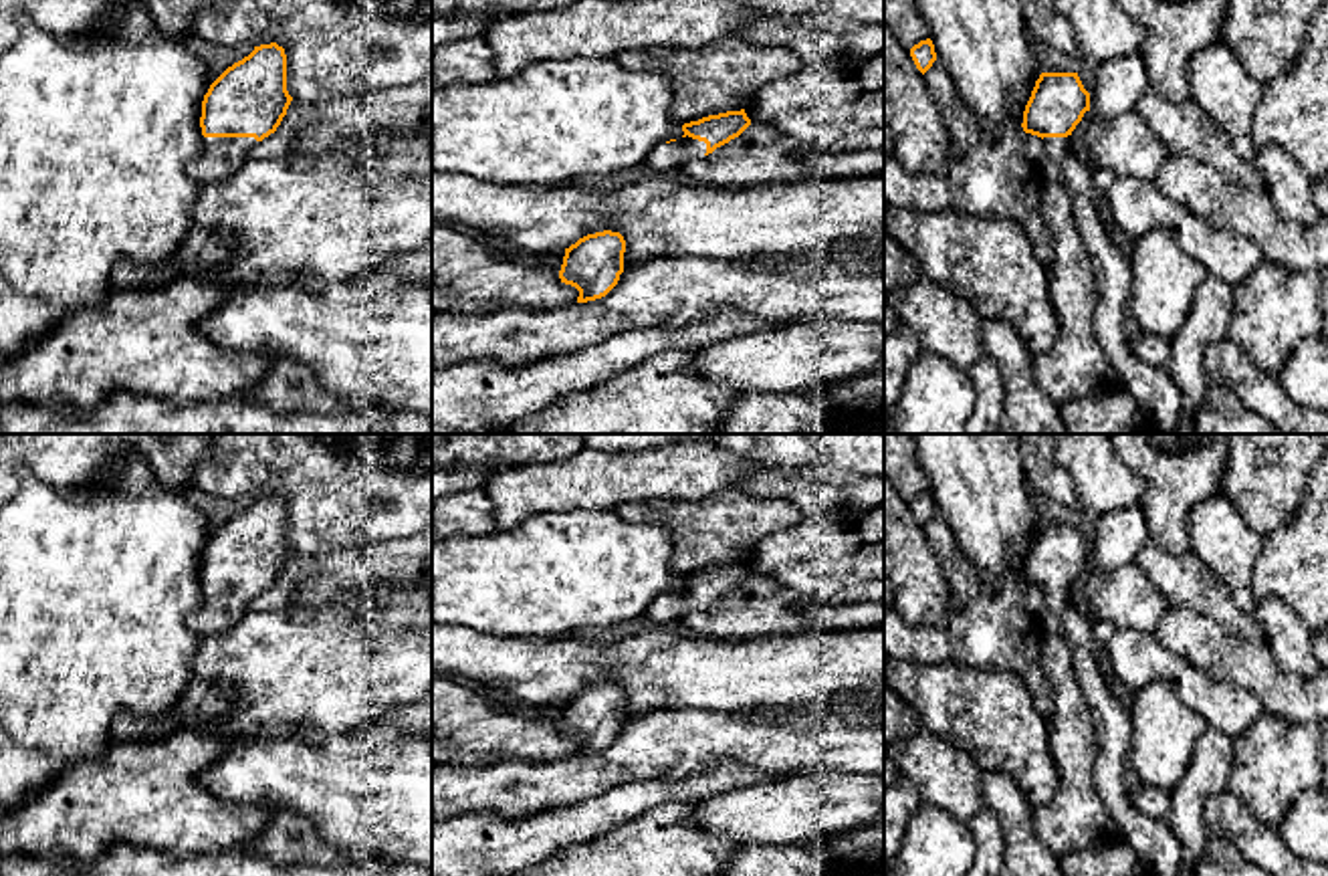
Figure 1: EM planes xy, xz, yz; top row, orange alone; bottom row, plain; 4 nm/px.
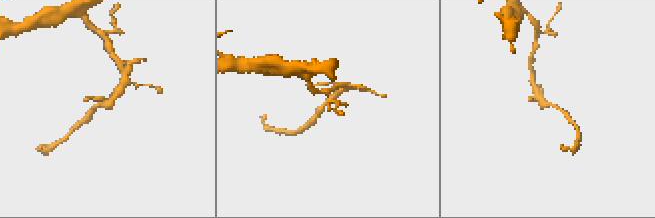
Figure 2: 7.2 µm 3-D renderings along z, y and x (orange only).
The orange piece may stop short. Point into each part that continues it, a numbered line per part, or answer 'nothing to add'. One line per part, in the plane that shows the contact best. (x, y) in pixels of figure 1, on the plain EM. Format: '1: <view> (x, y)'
1: xy (223, 608)

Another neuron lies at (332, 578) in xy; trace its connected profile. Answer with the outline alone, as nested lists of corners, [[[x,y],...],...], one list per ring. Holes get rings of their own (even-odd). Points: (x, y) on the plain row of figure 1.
[[[432,527],[408,539],[385,539],[319,557],[293,551],[276,583],[258,593],[246,612],[303,612],[325,604],[349,604],[367,583],[385,610],[383,622],[412,630],[428,628],[432,624]]]

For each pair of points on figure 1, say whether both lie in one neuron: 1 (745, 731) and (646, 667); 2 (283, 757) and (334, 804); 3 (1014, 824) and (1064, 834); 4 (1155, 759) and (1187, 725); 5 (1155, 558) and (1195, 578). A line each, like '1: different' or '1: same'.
1: different
2: same
3: different
4: same
5: same

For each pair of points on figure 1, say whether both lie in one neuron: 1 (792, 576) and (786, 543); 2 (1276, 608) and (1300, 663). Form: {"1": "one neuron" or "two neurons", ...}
{"1": "two neurons", "2": "one neuron"}

